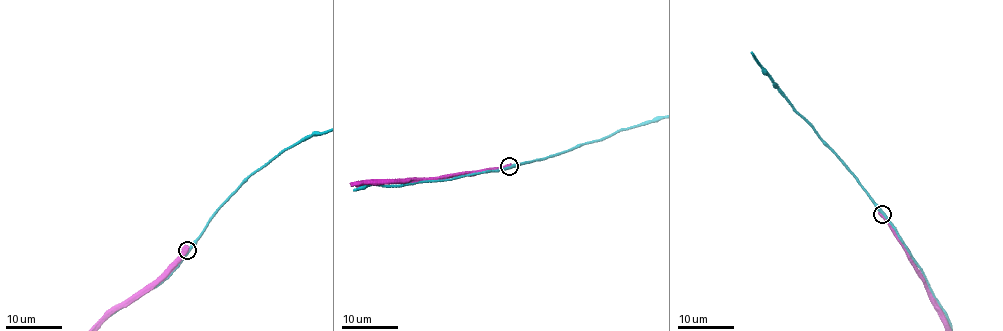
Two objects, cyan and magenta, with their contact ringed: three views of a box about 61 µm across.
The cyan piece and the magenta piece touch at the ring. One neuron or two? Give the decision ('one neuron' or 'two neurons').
two neurons

